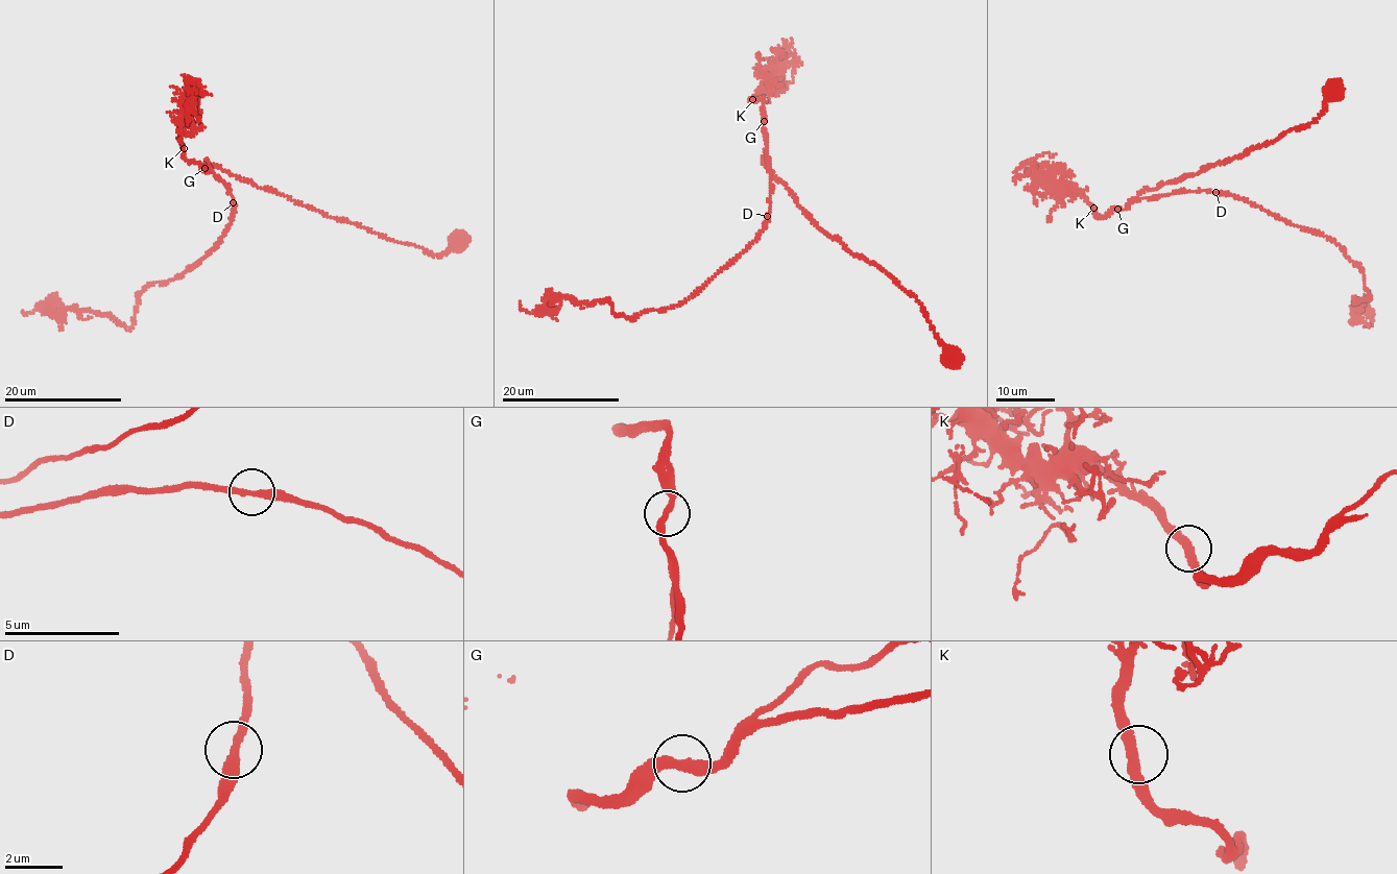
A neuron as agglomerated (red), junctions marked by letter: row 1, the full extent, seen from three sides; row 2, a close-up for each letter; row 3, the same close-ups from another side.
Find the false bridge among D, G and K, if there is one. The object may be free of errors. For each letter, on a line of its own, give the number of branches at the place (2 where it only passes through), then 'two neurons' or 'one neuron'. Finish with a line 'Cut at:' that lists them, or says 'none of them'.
D: branches 2; one neuron
G: branches 2; one neuron
K: branches 2; one neuron
Cut at: none of them

